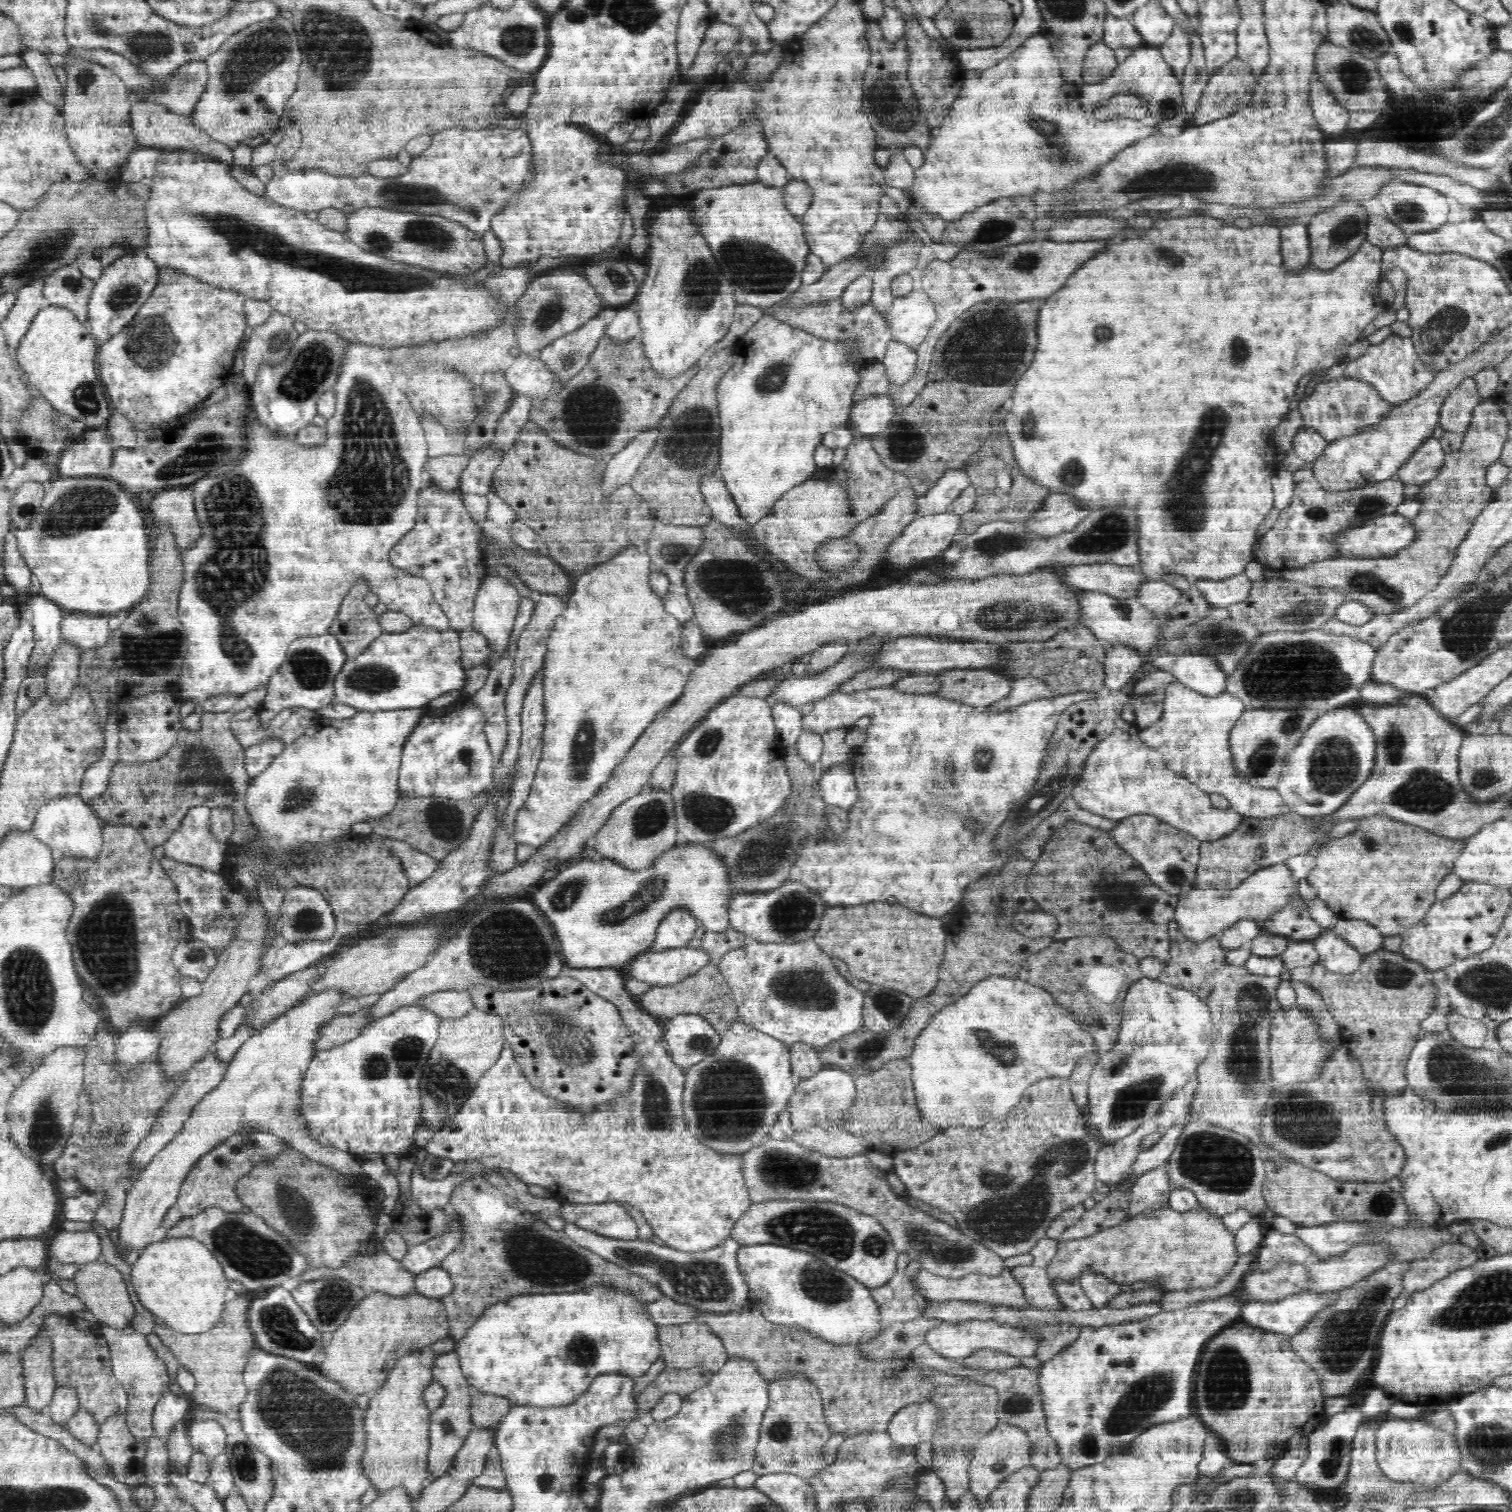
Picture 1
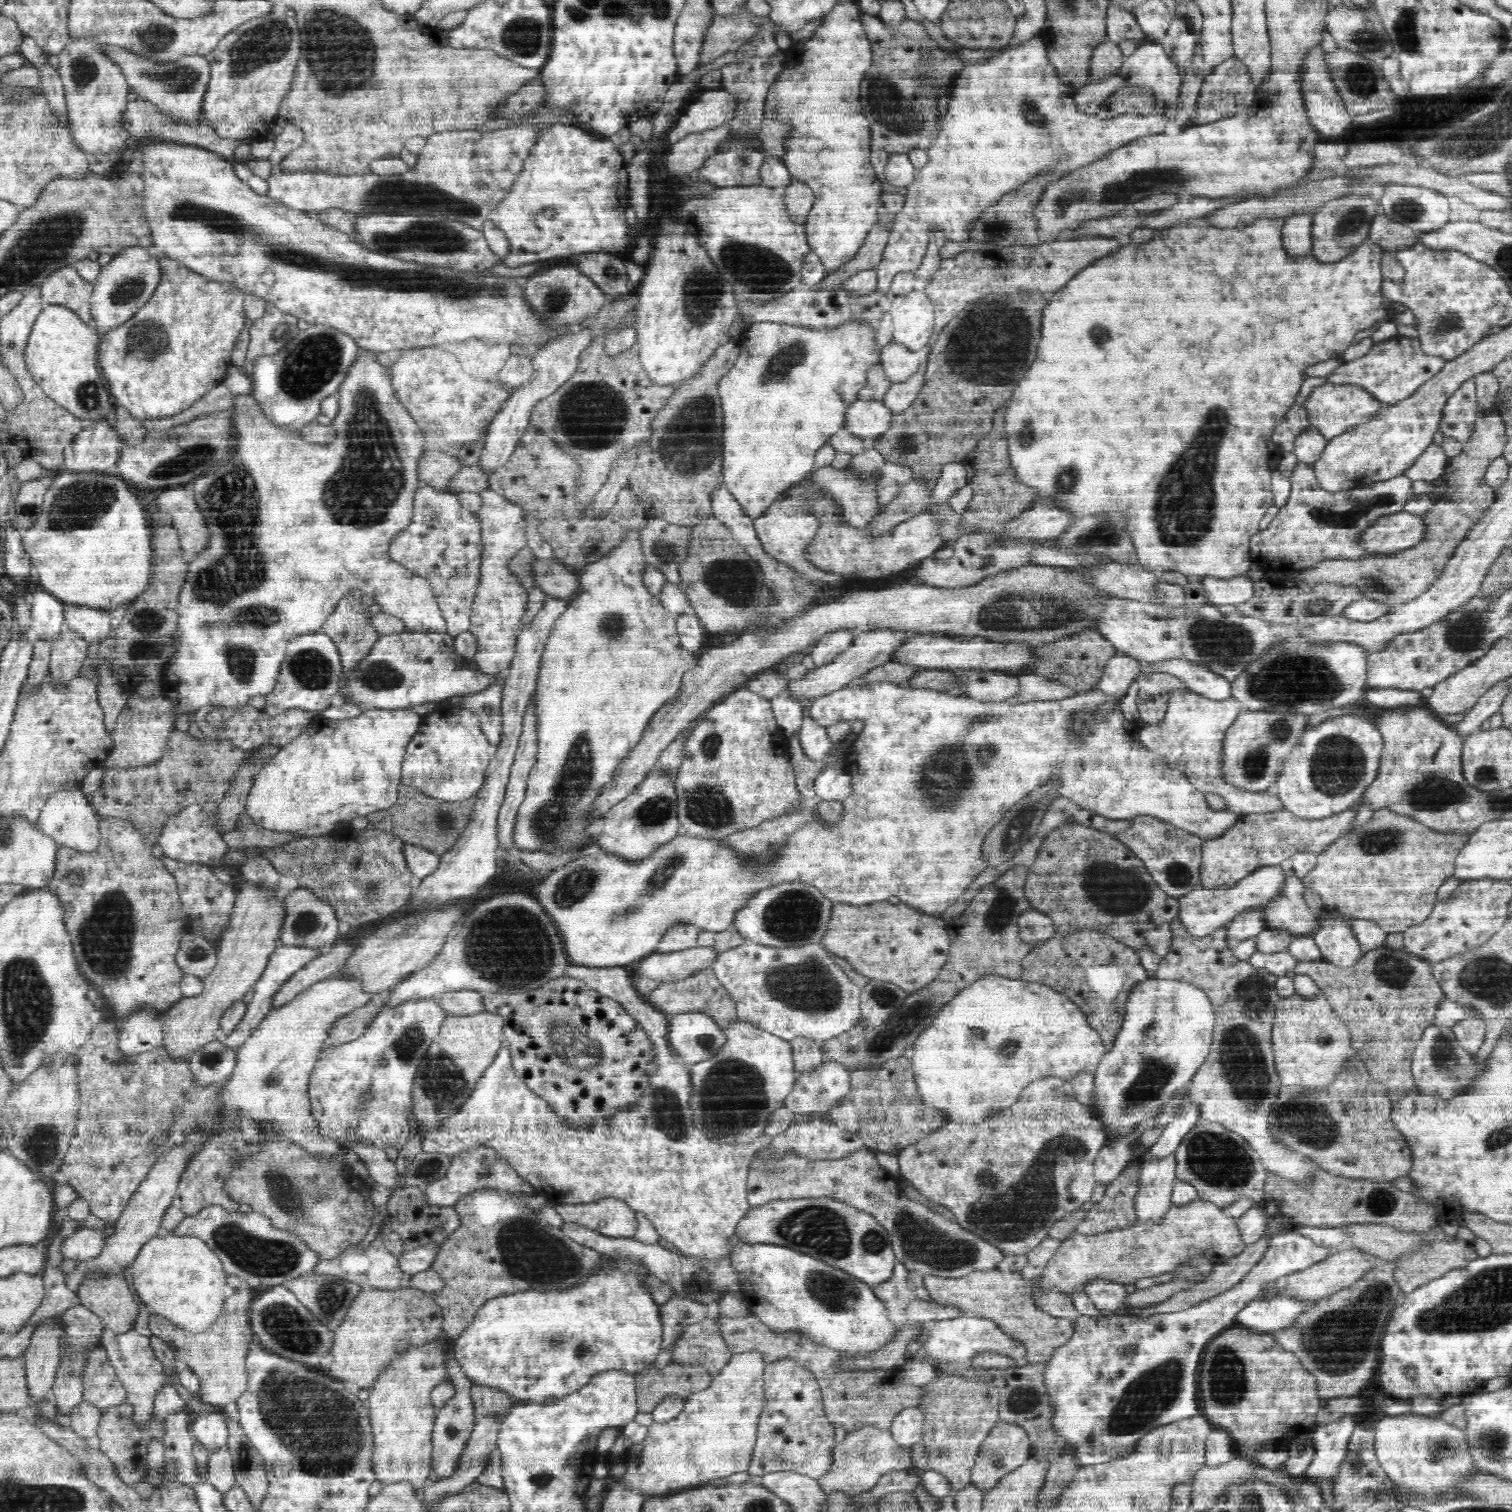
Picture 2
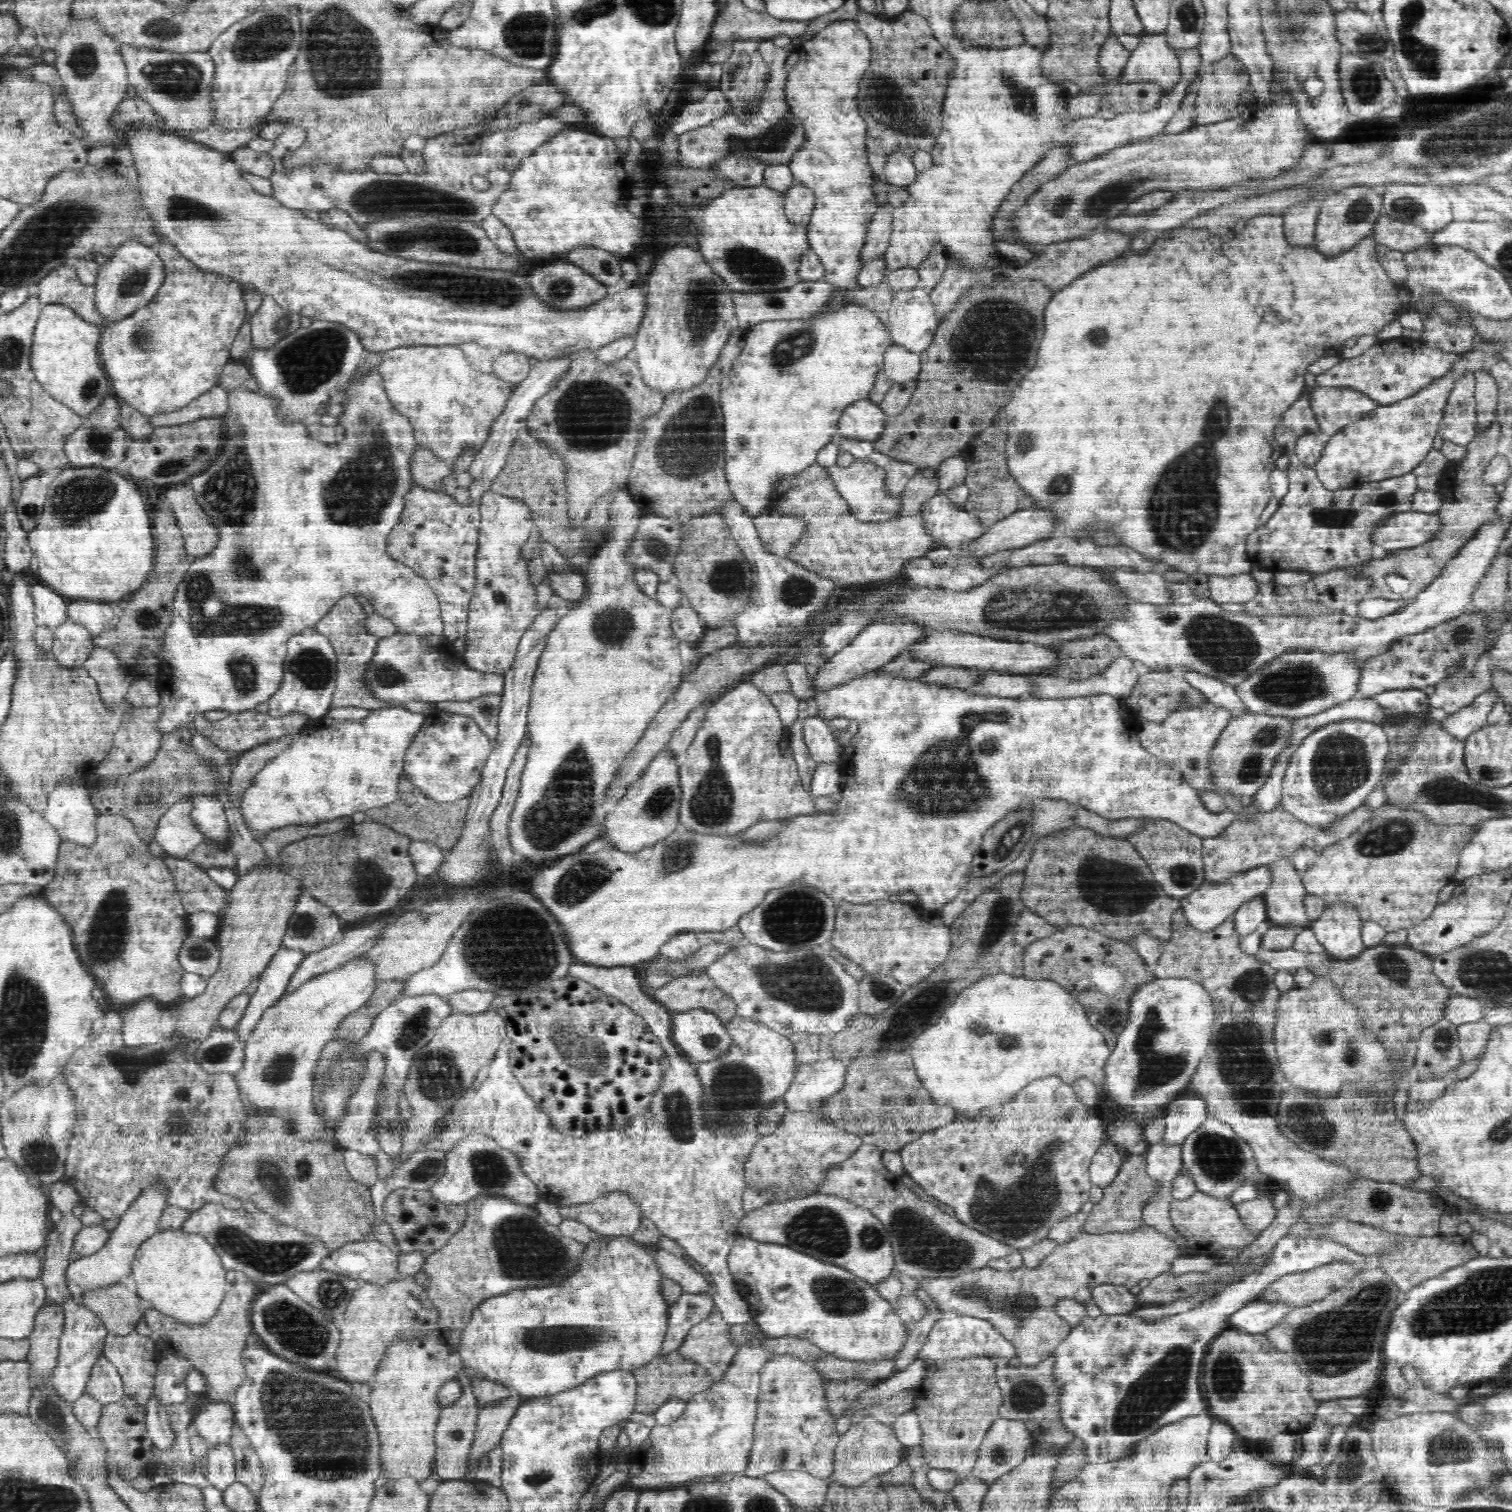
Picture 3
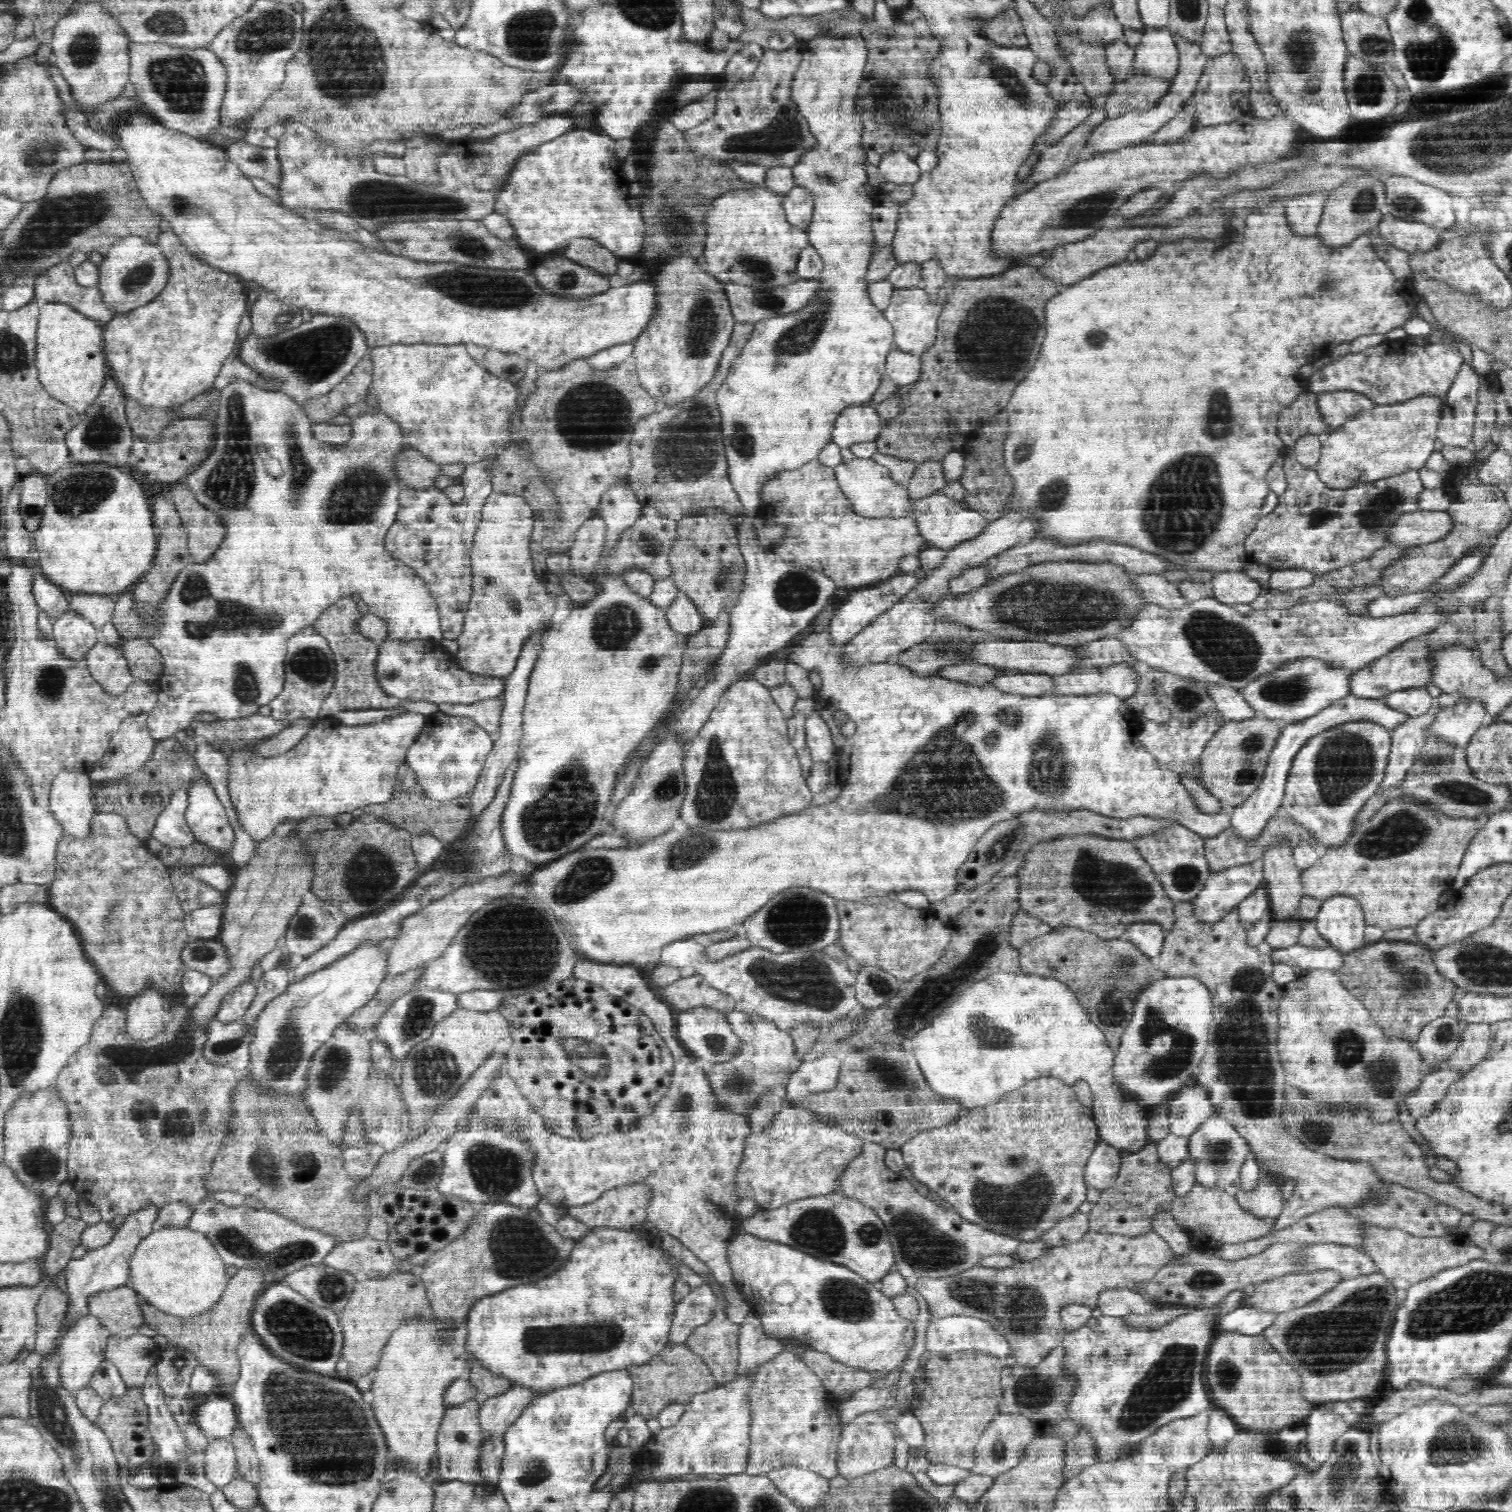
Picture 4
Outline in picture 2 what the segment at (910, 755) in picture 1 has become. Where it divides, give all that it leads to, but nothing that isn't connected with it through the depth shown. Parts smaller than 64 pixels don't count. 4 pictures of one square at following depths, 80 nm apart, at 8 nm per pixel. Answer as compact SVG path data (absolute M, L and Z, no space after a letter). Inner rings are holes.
M858 679L850 685L844 686L841 690L826 696L816 697L809 704L811 710L809 716L822 726L828 727L833 721L839 719L851 722L862 720L864 722L862 732L857 734L852 746L846 748L842 754L841 761L847 767L846 771L850 775L852 789L850 790L850 796L846 796L842 801L843 808L840 818L836 822L830 822L821 818L808 817L807 820L804 820L804 824L800 824L794 832L790 832L786 836L786 840L776 850L776 854L770 860L764 860L764 862L755 862L753 858L749 860L743 852L736 850L731 844L727 844L724 839L700 838L689 834L676 834L672 840L660 844L658 848L654 848L652 852L648 852L646 856L642 856L638 860L630 860L621 854L607 851L603 851L598 856L593 856L591 853L566 860L564 866L552 869L550 874L546 874L546 878L534 888L532 895L542 904L559 927L565 943L565 950L573 964L596 966L596 968L637 966L647 956L657 952L660 941L667 936L667 932L671 928L692 926L696 927L697 932L724 932L733 924L736 914L742 911L744 907L747 907L752 900L756 900L756 896L760 896L760 891L782 883L808 883L821 890L824 896L834 902L834 905L847 903L858 906L880 903L888 901L890 896L898 896L901 903L910 905L925 913L940 916L941 912L944 912L948 906L952 905L961 896L962 892L966 890L967 884L970 884L972 879L983 871L982 861L980 861L980 848L984 844L988 831L994 828L997 821L1004 818L1012 804L1019 803L1020 800L1026 799L1031 792L1037 791L1046 785L1054 787L1058 796L1070 799L1082 808L1093 810L1097 815L1104 818L1124 820L1139 816L1156 817L1157 819L1168 821L1182 830L1201 836L1204 840L1222 836L1240 817L1235 812L1227 811L1226 809L1221 811L1210 809L1206 799L1204 799L1204 793L1197 791L1182 771L1166 766L1164 764L1165 760L1142 746L1139 741L1139 732L1145 724L1140 719L1128 721L1120 709L1120 701L1116 701L1114 697L1102 692L1090 691L1086 692L1086 694L1063 698L1059 701L1030 700L1015 702L1010 699L980 700L960 693L912 687L911 685L906 686L891 681L860 683L860 679Z

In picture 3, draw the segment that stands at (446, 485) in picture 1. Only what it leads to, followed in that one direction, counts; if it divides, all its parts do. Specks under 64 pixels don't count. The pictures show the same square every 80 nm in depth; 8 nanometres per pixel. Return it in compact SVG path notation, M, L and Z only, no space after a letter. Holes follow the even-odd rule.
M416 447L408 460L410 482L414 487L442 489L442 478L450 474L449 463L436 459L430 451Z

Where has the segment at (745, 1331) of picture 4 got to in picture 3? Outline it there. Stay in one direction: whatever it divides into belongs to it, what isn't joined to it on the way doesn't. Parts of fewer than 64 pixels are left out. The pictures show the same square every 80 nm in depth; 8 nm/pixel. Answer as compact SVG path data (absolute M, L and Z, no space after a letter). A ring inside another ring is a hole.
M753 1317L748 1323L745 1324L745 1328L749 1330L747 1335L745 1336L745 1340L742 1340L740 1344L738 1344L738 1353L733 1360L732 1366L728 1369L726 1374L727 1378L724 1380L720 1380L719 1382L715 1382L712 1387L708 1388L708 1390L696 1393L692 1396L692 1398L686 1403L684 1412L676 1419L672 1424L668 1426L656 1425L651 1429L650 1442L652 1445L647 1449L642 1456L639 1458L643 1459L641 1463L637 1463L637 1468L634 1472L630 1474L630 1479L633 1484L640 1487L652 1487L652 1488L663 1488L666 1485L670 1484L681 1484L682 1482L699 1480L702 1476L718 1476L722 1474L740 1474L744 1473L748 1464L748 1458L750 1456L750 1450L752 1448L752 1424L754 1424L754 1420L756 1418L756 1394L759 1392L760 1387L760 1378L758 1376L758 1370L766 1364L774 1355L775 1349L768 1347L766 1345L767 1339L764 1337L764 1334L759 1330L757 1320Z

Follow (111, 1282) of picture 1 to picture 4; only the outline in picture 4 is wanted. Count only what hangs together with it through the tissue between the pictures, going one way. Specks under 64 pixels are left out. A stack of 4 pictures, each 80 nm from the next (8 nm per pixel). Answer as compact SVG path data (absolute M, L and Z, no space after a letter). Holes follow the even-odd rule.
M133 1282L131 1287L125 1284L89 1298L89 1312L107 1327L112 1336L129 1339L138 1335L145 1324Z

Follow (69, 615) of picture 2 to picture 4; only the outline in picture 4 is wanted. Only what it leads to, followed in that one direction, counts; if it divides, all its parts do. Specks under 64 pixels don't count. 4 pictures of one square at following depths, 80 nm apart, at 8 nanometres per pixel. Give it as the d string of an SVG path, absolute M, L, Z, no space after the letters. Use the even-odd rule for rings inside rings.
M71 592L68 595L69 608L84 615L92 621L98 630L103 628L112 617L117 594L102 594L98 592Z

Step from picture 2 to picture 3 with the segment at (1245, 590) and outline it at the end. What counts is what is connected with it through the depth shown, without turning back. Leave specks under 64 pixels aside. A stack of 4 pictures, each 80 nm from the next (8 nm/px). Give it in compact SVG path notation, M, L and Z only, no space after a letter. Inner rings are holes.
M1250 573L1211 575L1208 581L1208 595L1220 604L1244 604L1252 600L1259 591L1259 582L1256 582Z

